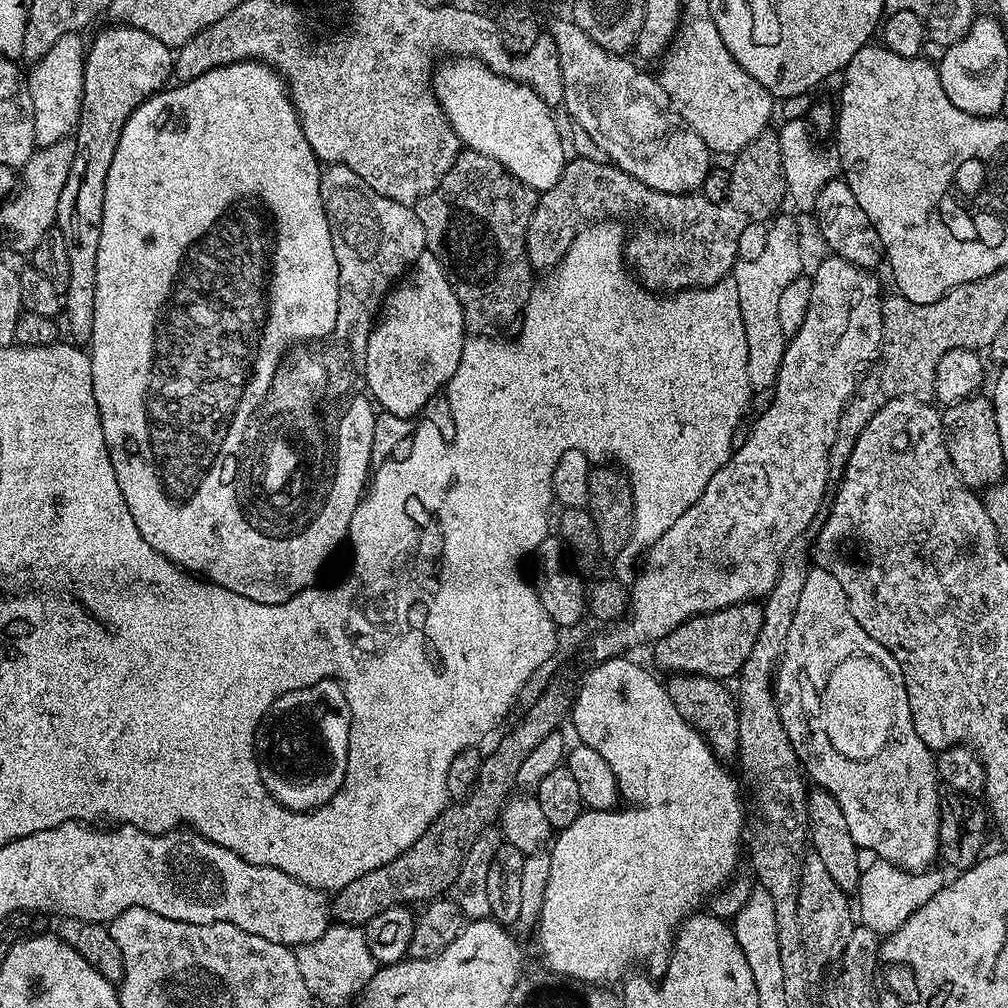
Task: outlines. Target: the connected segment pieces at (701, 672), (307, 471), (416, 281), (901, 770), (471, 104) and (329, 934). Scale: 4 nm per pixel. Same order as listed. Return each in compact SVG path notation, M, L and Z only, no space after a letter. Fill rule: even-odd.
M745 602L742 604L735 604L734 606L726 606L717 612L707 612L701 616L692 616L686 622L682 622L682 626L678 626L674 630L670 630L670 634L666 634L666 638L657 640L655 644L651 645L650 652L656 659L656 664L660 668L665 668L665 673L668 674L687 674L690 676L708 676L712 680L719 680L721 682L727 681L727 676L735 677L744 668L746 658L750 658L750 650L754 650L754 642L758 642L758 633L762 630L762 614L764 613L763 607L756 602Z
M243 60L215 68L175 86L177 88L165 87L164 91L142 102L142 106L130 114L126 126L122 126L118 150L114 150L114 162L110 162L110 174L106 174L106 198L98 238L94 286L94 330L90 341L94 402L98 402L102 434L106 438L108 457L114 466L114 478L118 478L118 490L122 490L122 498L126 506L130 506L130 515L134 517L134 526L138 526L138 534L142 534L142 538L146 538L158 554L185 572L226 590L234 590L234 594L242 594L254 602L281 604L302 590L313 587L319 581L316 579L324 563L339 550L340 543L343 545L348 539L350 518L364 499L374 468L370 446L374 442L377 409L367 395L356 394L336 420L338 428L328 428L328 424L308 426L306 420L298 420L298 424L304 424L300 428L288 426L284 416L260 412L260 397L264 396L268 379L272 379L274 384L274 370L280 368L280 362L274 362L273 358L286 337L298 333L316 334L316 342L320 346L334 341L338 318L338 262L334 258L334 242L330 238L330 226L320 193L322 164L302 134L300 119L283 76L271 64ZM284 504L328 504L328 508L324 508L324 516L316 516L312 532L300 536L300 540L260 540L252 528L284 528Z
M425 250L416 259L416 263L404 273L402 279L389 288L380 306L376 322L372 326L372 333L366 346L364 378L364 384L369 388L367 391L371 399L383 411L390 414L415 417L415 412L422 411L427 406L428 399L439 388L441 391L454 374L454 370L458 370L465 339L466 329L462 306L438 258L434 258L432 252Z
M815 566L808 569L806 586L802 586L802 598L798 598L798 610L794 610L794 622L776 669L774 691L780 721L803 771L808 771L807 779L812 779L815 787L825 788L838 802L857 849L876 852L872 854L879 859L910 872L931 869L941 855L942 785L936 775L936 756L914 730L899 662L886 646L858 626L848 609L842 582L826 570Z
M448 58L441 64L444 65L441 68L439 65L432 74L432 93L436 95L436 102L446 114L448 125L452 127L456 137L460 139L461 145L469 152L486 154L486 158L494 158L494 162L498 162L507 172L514 174L514 178L518 178L527 188L532 188L537 194L550 190L550 186L554 186L554 182L558 182L558 178L562 178L566 155L564 156L564 144L560 141L560 132L556 129L556 120L552 117L553 109L548 103L533 90L530 84L518 80L510 80L507 76L500 75L499 71L489 68L488 65L475 58Z
M333 923L322 938L299 945L295 954L308 991L324 1004L348 1004L355 996L357 999L374 978L378 967L374 954L370 954L363 927L354 924Z

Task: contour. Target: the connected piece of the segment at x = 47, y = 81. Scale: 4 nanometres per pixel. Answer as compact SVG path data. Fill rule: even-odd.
M79 31L63 34L27 73L31 105L34 110L34 138L37 145L49 148L54 142L67 140L75 133L82 110L84 89L84 58L86 40Z

